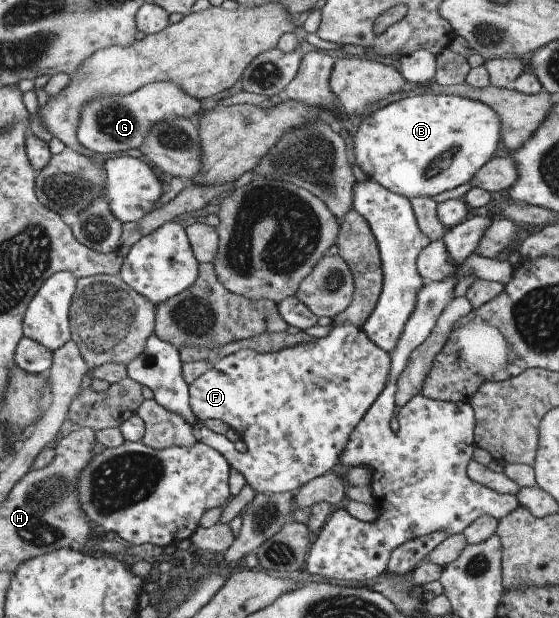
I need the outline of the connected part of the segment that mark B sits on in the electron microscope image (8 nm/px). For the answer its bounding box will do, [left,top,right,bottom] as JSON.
[352,94,502,200]

